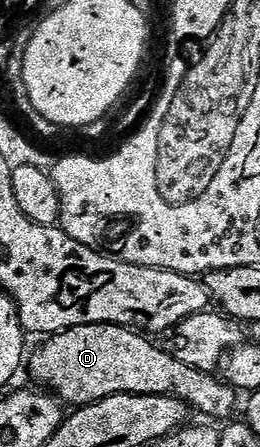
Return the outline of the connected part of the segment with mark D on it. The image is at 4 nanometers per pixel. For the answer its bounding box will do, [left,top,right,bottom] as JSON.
[33,324,239,422]

